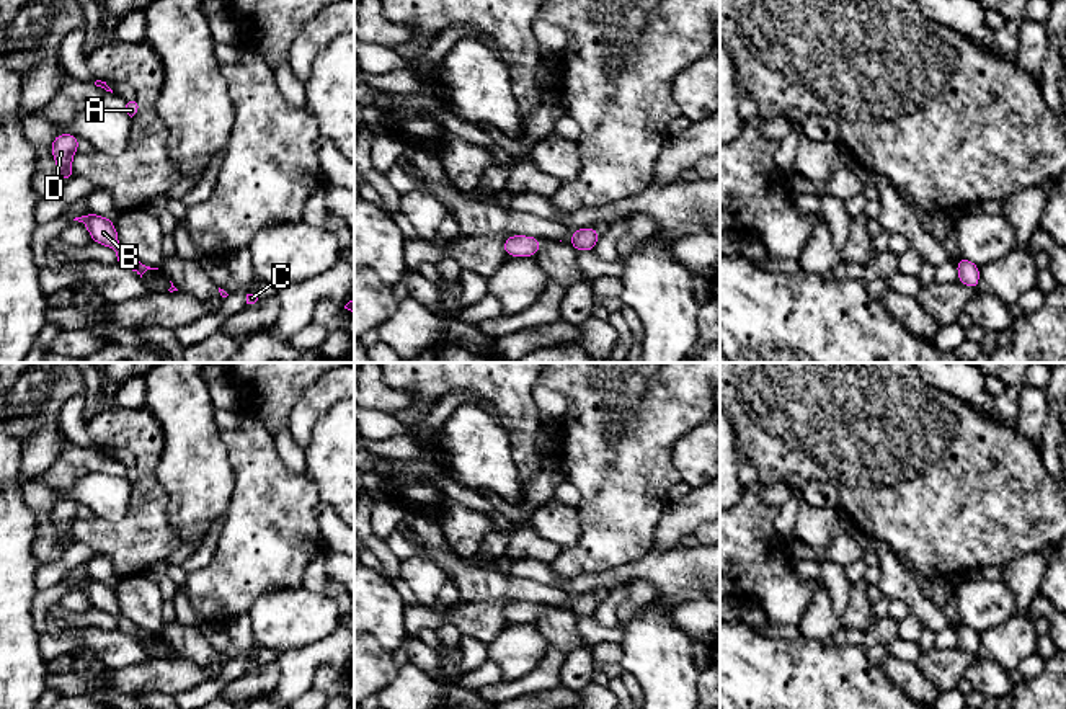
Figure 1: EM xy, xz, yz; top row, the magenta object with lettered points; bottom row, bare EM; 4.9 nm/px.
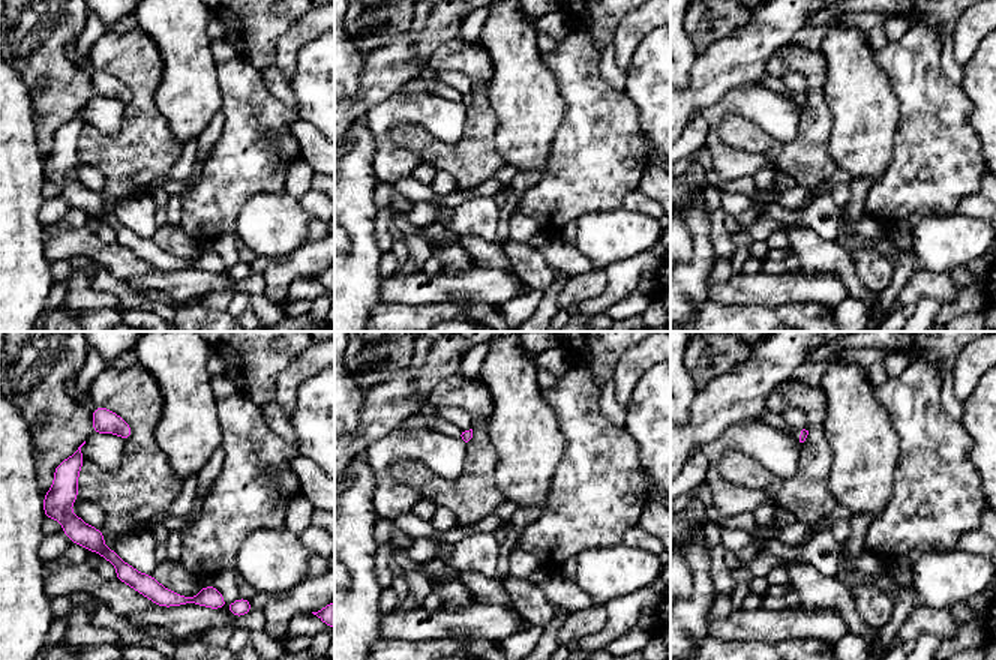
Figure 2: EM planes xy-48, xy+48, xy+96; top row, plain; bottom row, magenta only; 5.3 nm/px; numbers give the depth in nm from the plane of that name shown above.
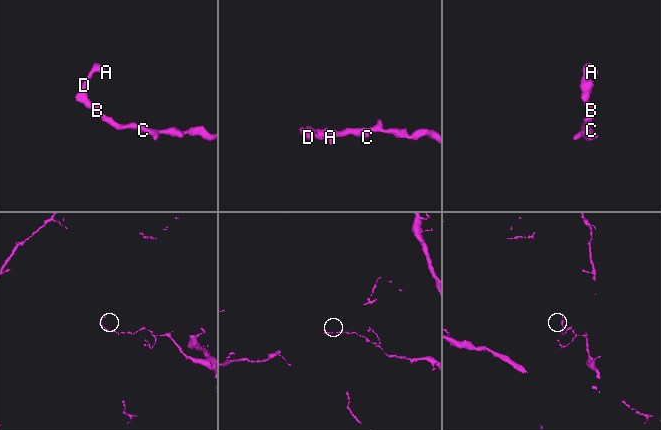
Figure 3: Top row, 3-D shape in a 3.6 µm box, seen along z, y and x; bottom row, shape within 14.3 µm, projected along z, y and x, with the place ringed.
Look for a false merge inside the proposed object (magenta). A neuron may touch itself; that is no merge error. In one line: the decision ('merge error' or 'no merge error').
no merge error

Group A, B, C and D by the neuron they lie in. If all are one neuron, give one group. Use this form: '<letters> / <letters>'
A B C D

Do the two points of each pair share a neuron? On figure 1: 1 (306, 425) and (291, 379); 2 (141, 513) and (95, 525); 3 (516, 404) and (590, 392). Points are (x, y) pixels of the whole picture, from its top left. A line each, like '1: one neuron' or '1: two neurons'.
1: two neurons
2: one neuron
3: two neurons

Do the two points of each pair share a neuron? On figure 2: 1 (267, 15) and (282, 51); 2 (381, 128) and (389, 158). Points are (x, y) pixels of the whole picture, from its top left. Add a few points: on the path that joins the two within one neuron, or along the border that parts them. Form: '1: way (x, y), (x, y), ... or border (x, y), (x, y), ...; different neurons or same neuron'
1: border (302, 15), (279, 38), (275, 65); different neurons
2: way (383, 135), (387, 150); same neuron

